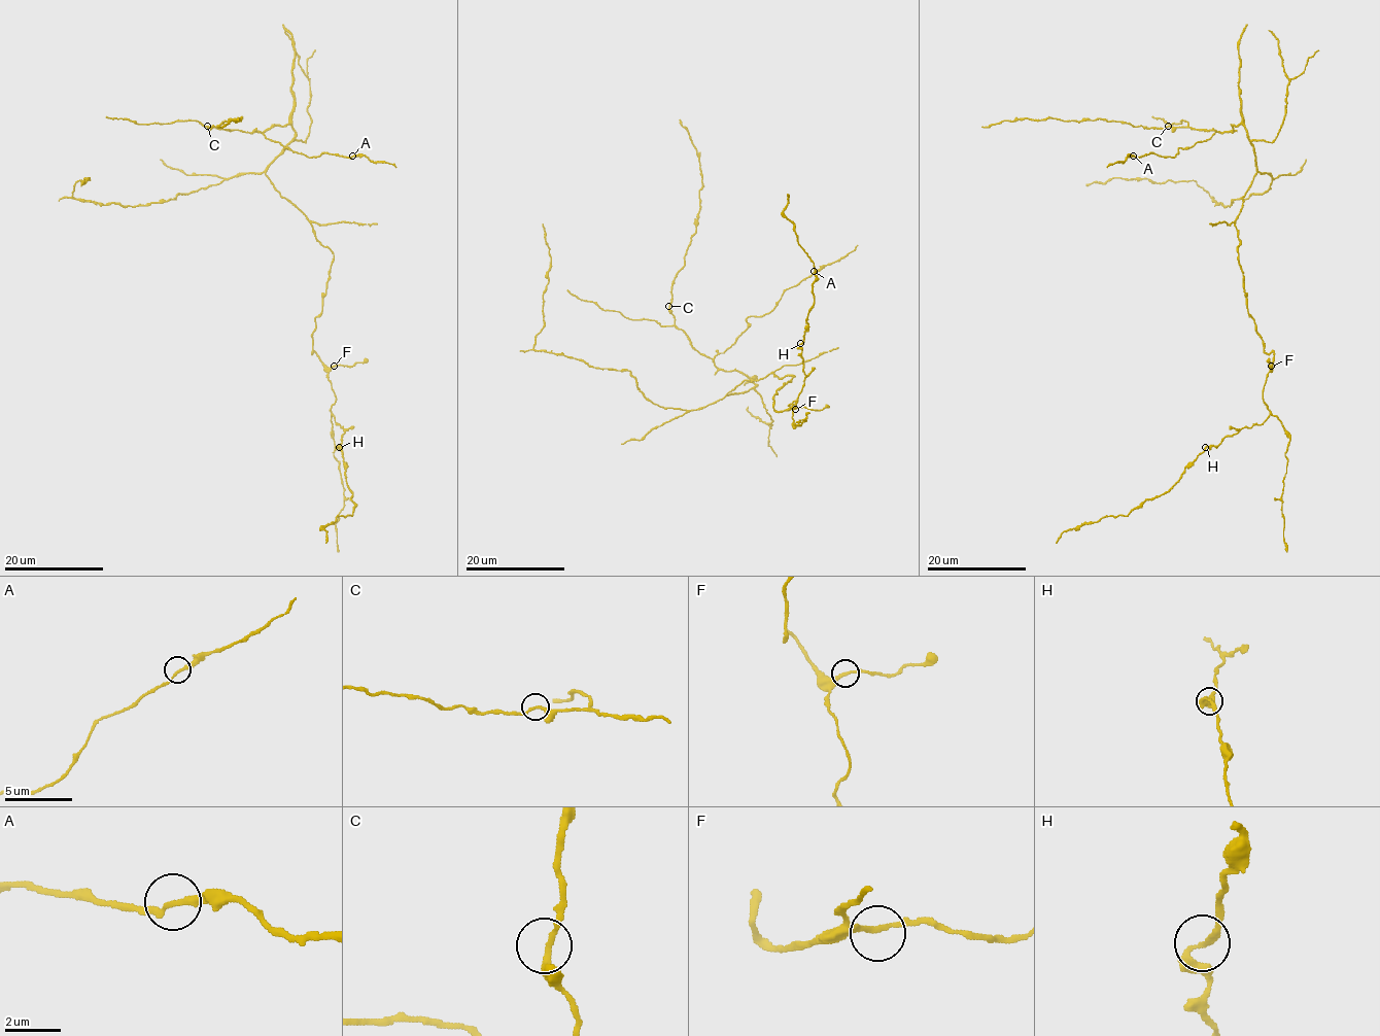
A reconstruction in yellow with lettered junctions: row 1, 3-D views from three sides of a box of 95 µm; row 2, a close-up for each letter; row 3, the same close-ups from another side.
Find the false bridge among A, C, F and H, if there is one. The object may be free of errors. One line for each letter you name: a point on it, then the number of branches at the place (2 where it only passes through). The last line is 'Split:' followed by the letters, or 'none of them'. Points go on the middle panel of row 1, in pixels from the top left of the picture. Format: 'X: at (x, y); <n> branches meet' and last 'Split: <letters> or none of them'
Split: none of them

